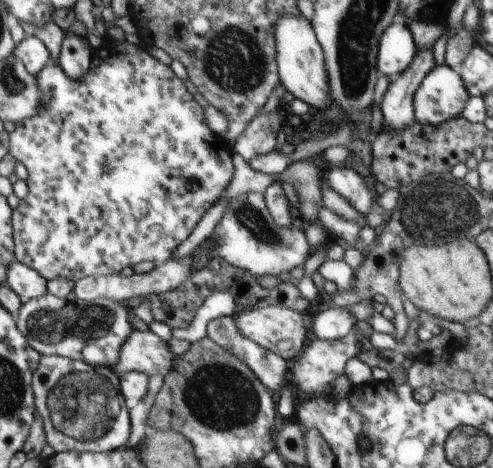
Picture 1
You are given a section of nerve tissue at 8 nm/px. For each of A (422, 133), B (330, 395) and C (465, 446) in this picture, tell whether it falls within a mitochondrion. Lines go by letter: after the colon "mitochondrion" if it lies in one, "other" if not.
A: other
B: other
C: mitochondrion

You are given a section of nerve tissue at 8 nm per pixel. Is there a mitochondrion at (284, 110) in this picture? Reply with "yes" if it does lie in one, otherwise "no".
no

